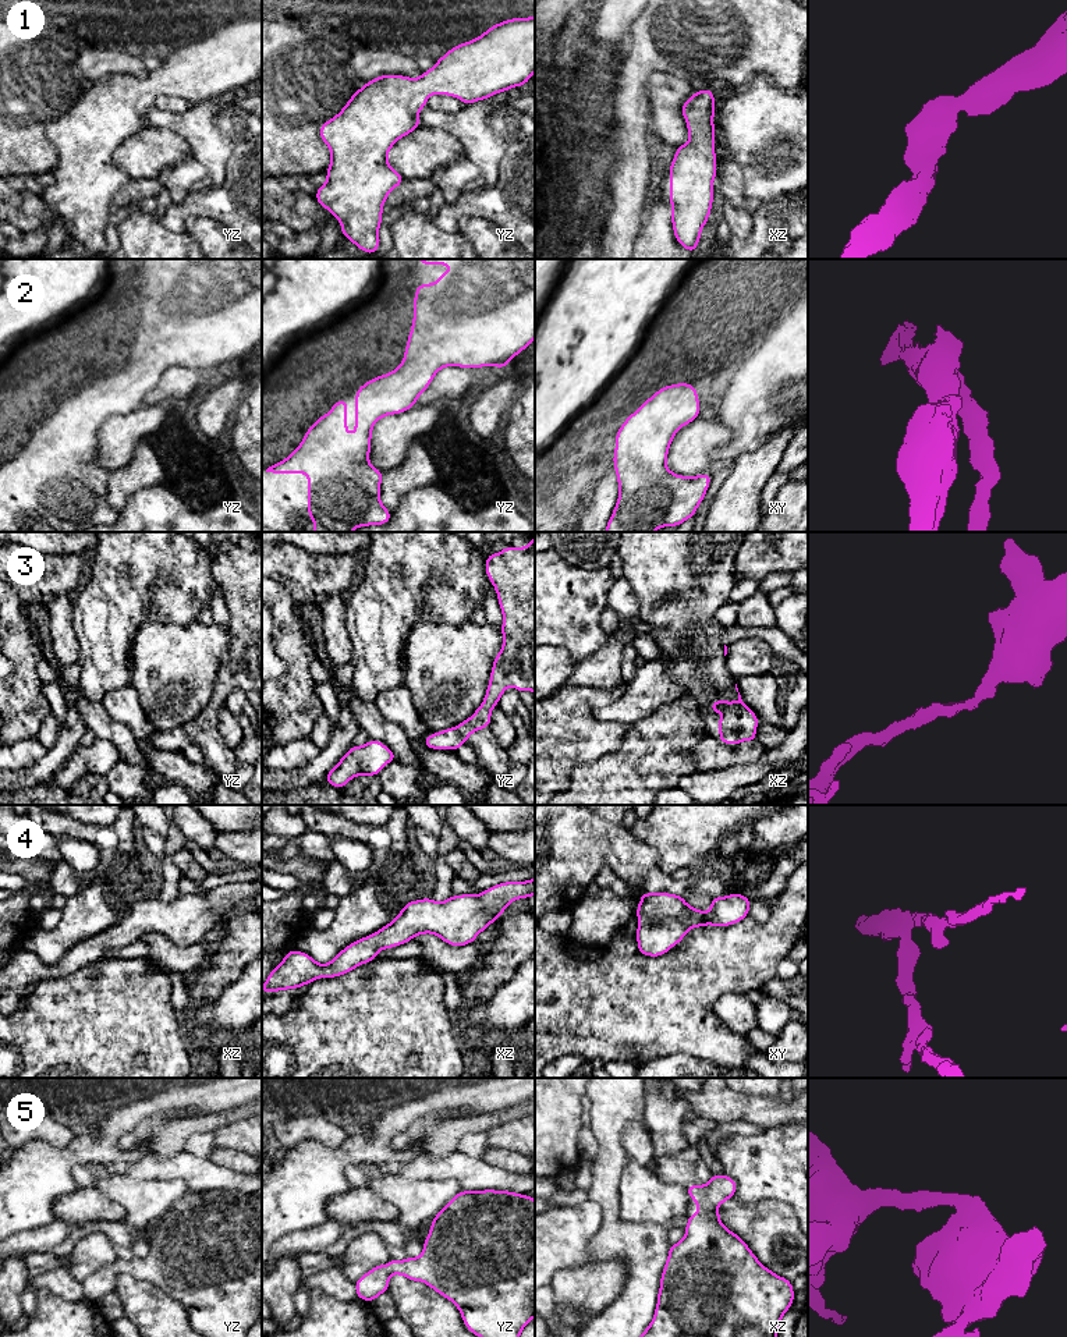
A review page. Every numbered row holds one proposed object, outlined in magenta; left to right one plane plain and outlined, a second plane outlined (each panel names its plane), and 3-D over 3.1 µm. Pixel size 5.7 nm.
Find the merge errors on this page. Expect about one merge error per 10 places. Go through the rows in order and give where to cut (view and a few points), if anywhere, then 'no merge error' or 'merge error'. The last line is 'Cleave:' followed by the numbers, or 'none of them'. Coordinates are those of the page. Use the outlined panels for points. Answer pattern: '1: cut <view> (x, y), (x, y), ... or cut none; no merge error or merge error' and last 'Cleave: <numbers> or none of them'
1: cut none; no merge error
2: cut none; no merge error
3: cut none; no merge error
4: cut none; no merge error
5: cut none; no merge error
Cleave: none of them

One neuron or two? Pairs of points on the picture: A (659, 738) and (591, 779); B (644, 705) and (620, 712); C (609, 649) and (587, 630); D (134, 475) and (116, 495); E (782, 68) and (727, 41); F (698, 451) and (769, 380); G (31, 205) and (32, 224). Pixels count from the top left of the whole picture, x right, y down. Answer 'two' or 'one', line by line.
A: one
B: one
C: two
D: one
E: one
F: two
G: two

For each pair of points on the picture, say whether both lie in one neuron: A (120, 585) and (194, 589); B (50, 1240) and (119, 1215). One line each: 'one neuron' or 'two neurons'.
A: one neuron
B: two neurons

